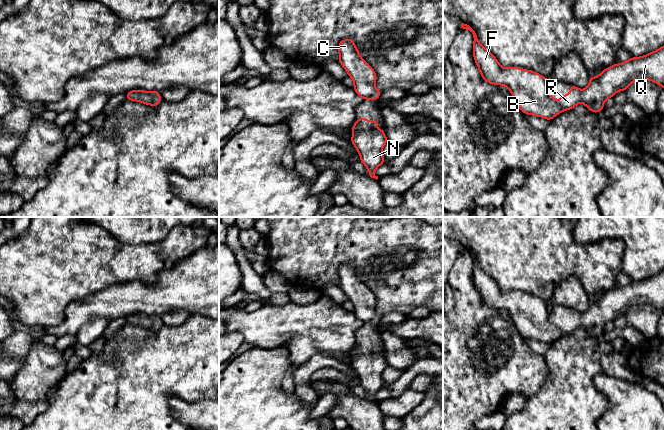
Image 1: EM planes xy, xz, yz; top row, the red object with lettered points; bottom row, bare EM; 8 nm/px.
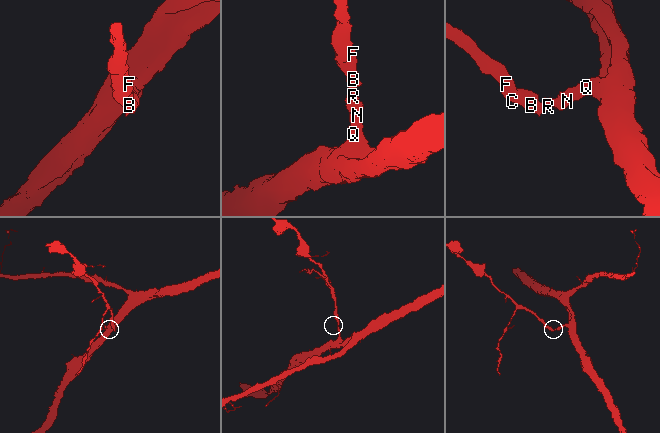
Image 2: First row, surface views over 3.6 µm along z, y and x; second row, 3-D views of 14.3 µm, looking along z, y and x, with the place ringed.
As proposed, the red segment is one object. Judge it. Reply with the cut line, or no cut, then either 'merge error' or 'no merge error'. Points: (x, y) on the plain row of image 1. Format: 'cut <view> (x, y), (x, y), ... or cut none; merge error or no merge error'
cut none; no merge error

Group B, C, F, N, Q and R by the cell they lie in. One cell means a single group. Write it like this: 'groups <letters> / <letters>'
groups B C F N Q R

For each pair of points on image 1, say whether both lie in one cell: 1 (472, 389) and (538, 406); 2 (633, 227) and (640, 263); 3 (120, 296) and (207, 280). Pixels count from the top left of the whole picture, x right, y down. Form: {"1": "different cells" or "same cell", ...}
{"1": "different cells", "2": "same cell", "3": "same cell"}

